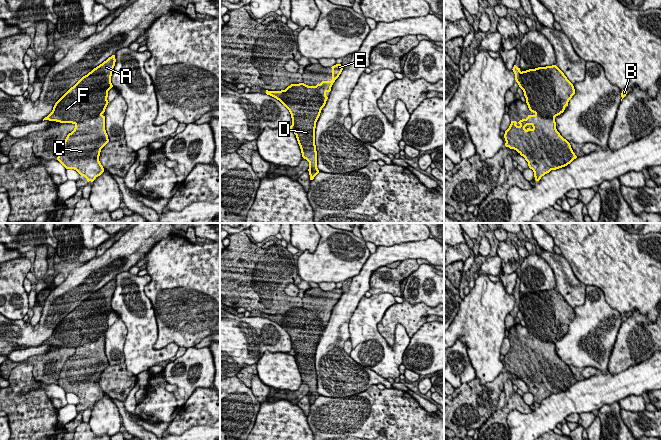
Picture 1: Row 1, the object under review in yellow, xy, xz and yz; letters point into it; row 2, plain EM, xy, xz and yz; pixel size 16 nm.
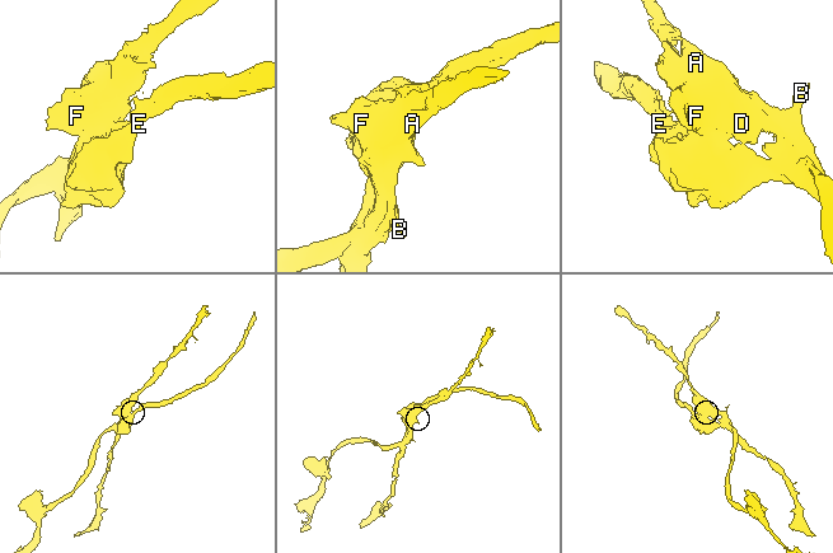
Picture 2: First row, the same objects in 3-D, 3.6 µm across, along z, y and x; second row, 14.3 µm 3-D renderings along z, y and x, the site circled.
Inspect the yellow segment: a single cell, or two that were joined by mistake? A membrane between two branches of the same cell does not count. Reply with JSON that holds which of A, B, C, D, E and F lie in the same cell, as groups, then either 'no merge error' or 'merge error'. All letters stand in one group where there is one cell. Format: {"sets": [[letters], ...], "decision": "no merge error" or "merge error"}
{"sets": [["A", "B", "D", "F"], ["C", "E"]], "decision": "merge error"}

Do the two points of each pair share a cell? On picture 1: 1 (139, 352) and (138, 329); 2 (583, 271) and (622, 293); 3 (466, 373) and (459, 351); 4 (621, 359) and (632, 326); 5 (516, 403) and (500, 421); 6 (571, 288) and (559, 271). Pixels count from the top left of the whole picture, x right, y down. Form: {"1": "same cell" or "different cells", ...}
{"1": "same cell", "2": "same cell", "3": "same cell", "4": "same cell", "5": "same cell", "6": "same cell"}

